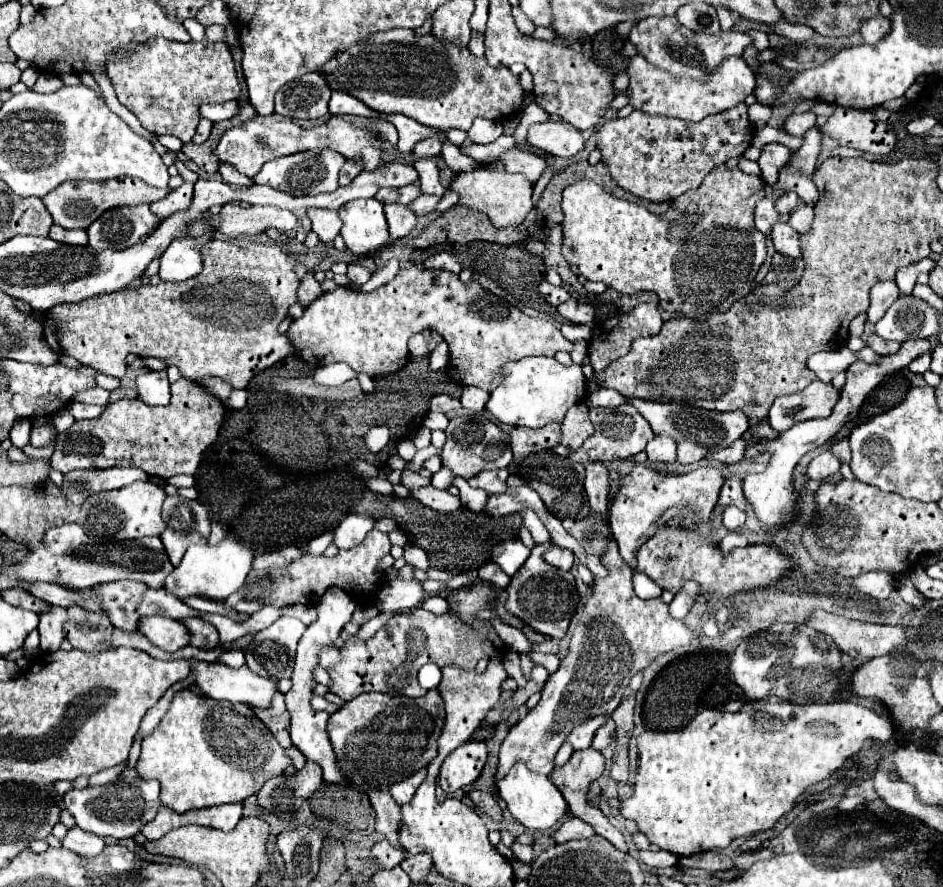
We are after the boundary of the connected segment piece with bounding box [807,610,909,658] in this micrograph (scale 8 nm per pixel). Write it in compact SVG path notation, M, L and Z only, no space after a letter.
M815 610L807 618L807 626L831 636L835 640L835 644L839 646L839 650L843 654L849 654L851 658L875 658L875 656L889 654L893 648L909 646L909 640L907 640L907 636L903 634L903 630L899 626L869 624L869 622L861 622L861 620L849 620L849 618L843 618L843 616L829 614L825 610Z

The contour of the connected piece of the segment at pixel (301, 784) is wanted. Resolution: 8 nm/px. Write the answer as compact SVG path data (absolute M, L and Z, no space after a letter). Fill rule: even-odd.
M307 760L303 770L299 770L297 774L267 780L261 792L257 794L259 806L283 820L291 820L293 814L301 808L301 804L321 784L323 784L323 776L319 766Z

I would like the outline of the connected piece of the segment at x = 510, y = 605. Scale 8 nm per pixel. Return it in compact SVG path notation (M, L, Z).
M553 542L537 544L531 550L531 556L527 558L527 562L511 578L509 598L507 598L505 606L513 616L527 622L533 630L537 630L545 636L551 636L551 638L563 638L569 628L569 622L577 610L579 592L577 592L575 578L571 572L563 572L543 560L543 554L551 548L557 548L557 544L553 544Z

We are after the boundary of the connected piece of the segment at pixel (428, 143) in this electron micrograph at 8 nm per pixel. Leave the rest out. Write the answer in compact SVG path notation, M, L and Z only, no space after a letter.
M427 138L427 140L421 140L415 148L413 148L413 154L417 158L429 158L429 156L439 156L441 152L441 142L435 140L435 138Z

